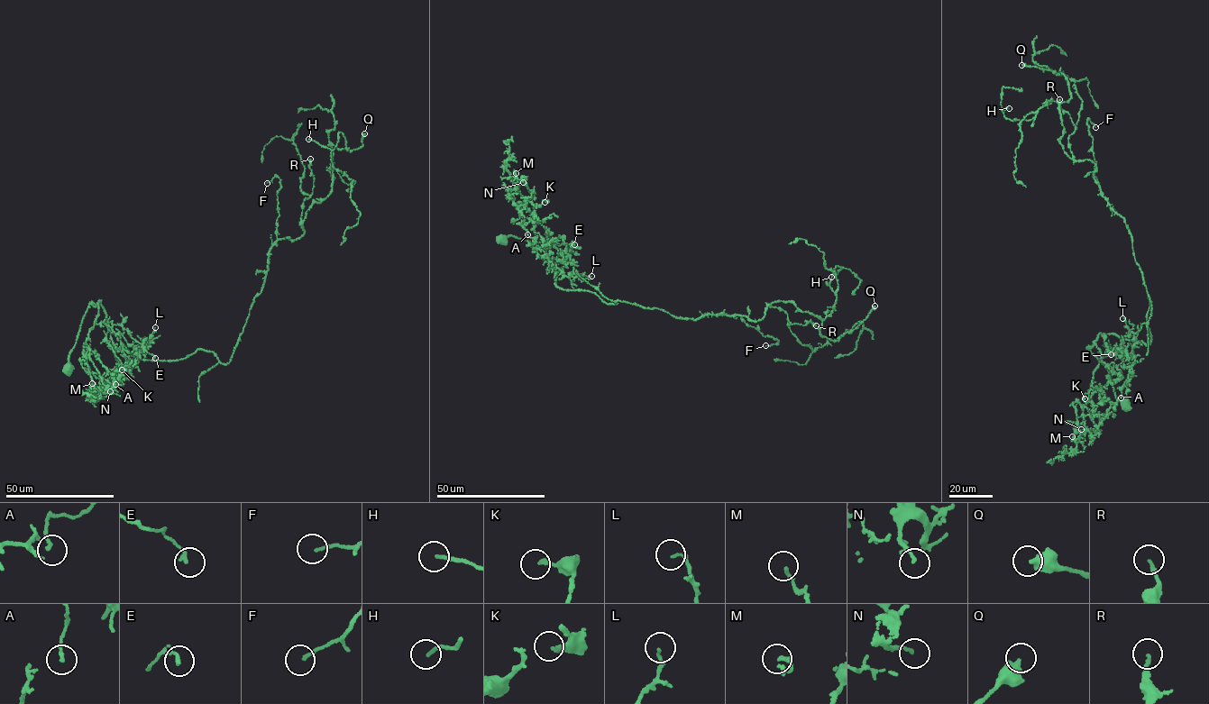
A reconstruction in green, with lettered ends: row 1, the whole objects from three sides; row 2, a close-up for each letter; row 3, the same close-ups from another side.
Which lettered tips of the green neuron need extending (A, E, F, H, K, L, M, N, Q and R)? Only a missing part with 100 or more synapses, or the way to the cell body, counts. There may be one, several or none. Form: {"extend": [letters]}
{"extend": []}

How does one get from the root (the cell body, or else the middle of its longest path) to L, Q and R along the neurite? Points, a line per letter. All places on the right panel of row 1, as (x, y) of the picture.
L: (1126, 406), (1088, 348), (1094, 342), (1103, 357), (1115, 346), (1131, 355), (1136, 338), (1122, 318)
Q: (1126, 406), (1088, 348), (1100, 333), (1150, 342), (1131, 233), (1094, 164), (1059, 141), (1067, 77), (1021, 65)
R: (1126, 406), (1088, 348), (1112, 333), (1149, 344), (1150, 301), (1095, 166), (1074, 160), (1076, 127), (1059, 99)

